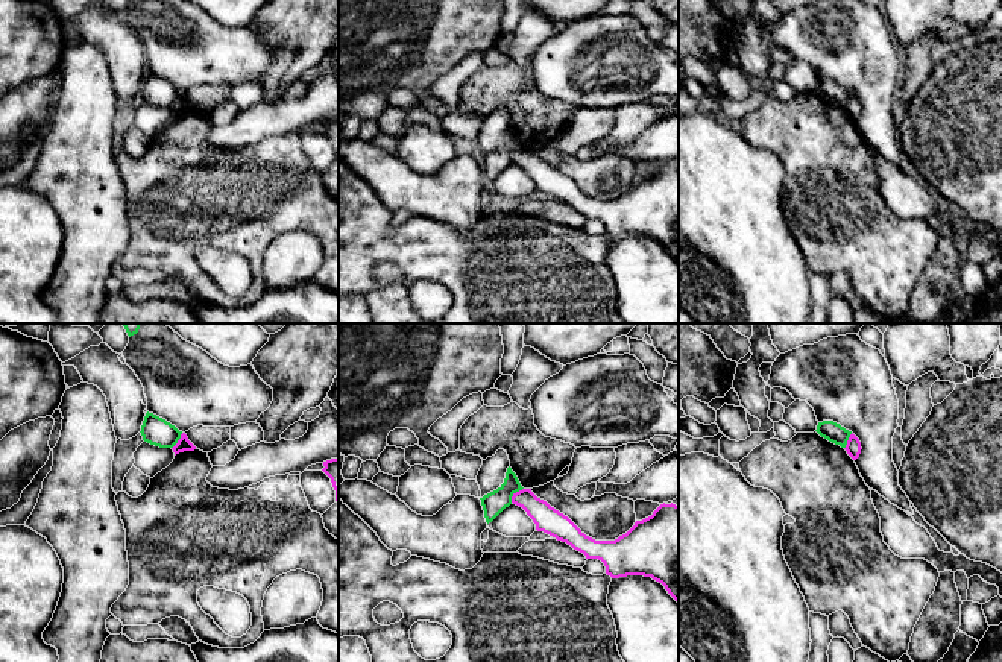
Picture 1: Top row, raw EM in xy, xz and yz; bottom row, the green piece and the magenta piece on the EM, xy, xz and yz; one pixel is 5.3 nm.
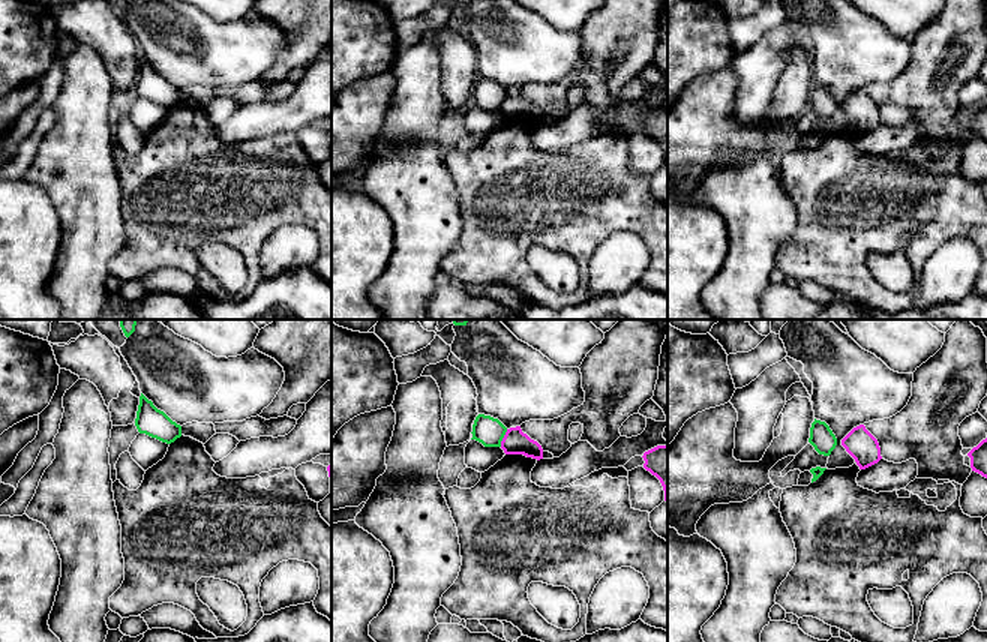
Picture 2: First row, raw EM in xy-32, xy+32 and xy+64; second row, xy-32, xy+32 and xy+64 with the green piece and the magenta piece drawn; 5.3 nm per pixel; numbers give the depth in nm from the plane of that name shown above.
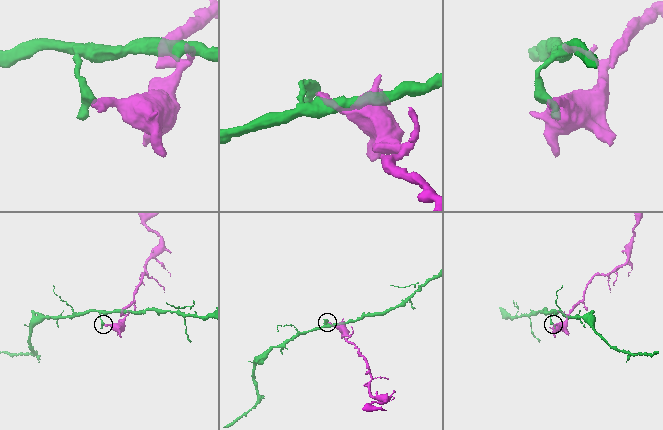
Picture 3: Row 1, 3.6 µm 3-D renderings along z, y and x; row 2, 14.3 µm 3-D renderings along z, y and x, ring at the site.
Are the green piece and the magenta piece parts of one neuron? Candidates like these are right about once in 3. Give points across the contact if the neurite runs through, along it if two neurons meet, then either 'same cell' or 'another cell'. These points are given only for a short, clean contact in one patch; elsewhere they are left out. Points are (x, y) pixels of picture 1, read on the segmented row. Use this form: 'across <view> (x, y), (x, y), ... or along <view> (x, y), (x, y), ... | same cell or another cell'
along xz (523, 488), (510, 501) | another cell

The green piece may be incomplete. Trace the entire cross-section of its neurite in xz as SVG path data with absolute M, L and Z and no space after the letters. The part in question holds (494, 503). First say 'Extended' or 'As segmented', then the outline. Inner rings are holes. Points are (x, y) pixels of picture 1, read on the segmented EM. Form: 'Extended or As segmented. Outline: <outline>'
As segmented. Outline: M509 466L504 483L496 490L480 498L486 522L492 522L506 507L509 507L512 504L512 496L522 489L516 474Z

